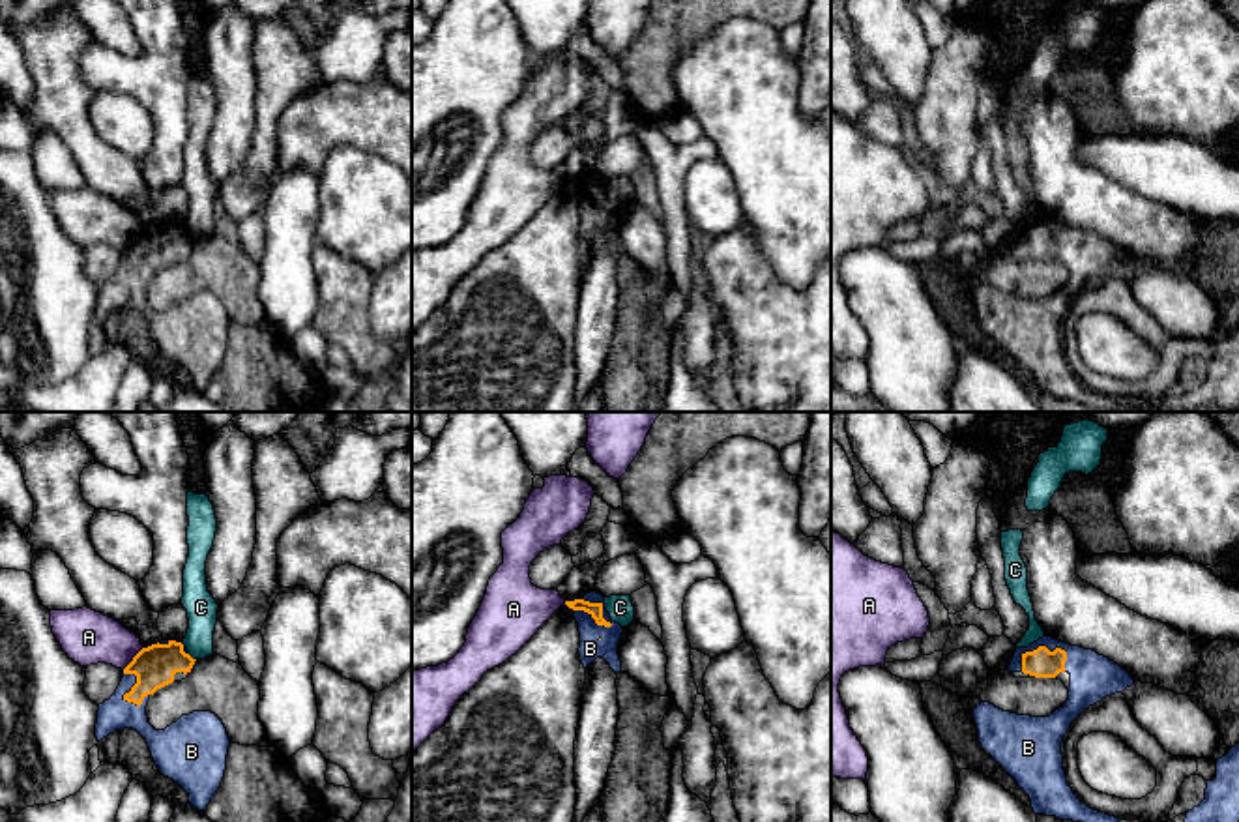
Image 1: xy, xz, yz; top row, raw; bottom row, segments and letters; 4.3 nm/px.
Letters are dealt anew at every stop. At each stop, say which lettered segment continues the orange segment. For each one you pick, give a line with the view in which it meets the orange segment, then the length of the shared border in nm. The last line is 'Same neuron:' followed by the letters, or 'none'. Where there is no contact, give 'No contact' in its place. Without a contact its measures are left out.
B: Touches orange in xz. Shared border 180 nm
Same neuron: B

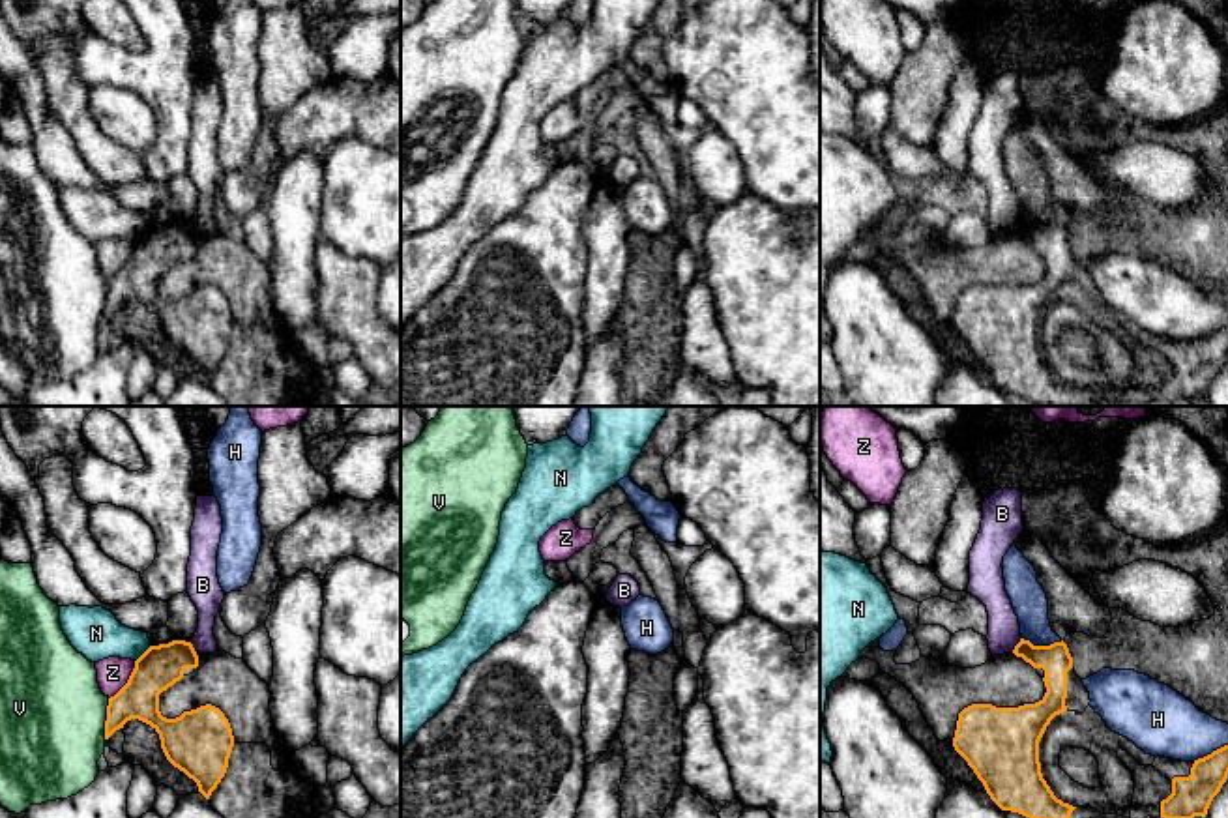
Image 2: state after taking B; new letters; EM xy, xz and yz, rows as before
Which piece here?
Same neuron: none

